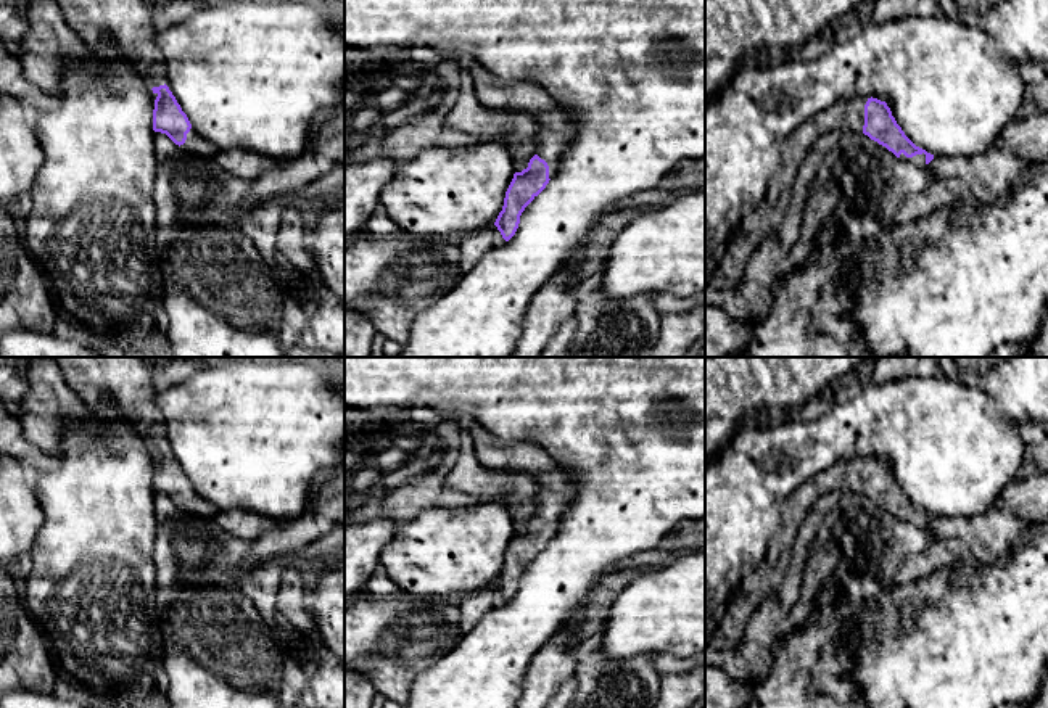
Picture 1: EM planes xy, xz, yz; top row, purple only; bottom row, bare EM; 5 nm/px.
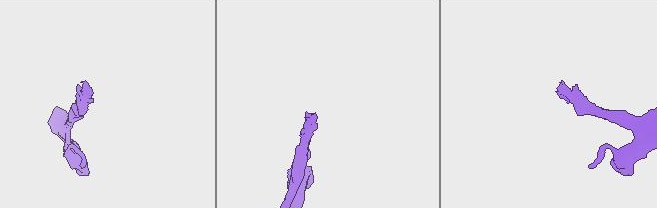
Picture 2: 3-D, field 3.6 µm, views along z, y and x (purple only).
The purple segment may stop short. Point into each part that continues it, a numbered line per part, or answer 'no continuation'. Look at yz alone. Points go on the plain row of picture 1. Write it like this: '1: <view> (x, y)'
1: yz (920, 520)

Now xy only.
1: xy (193, 504)

